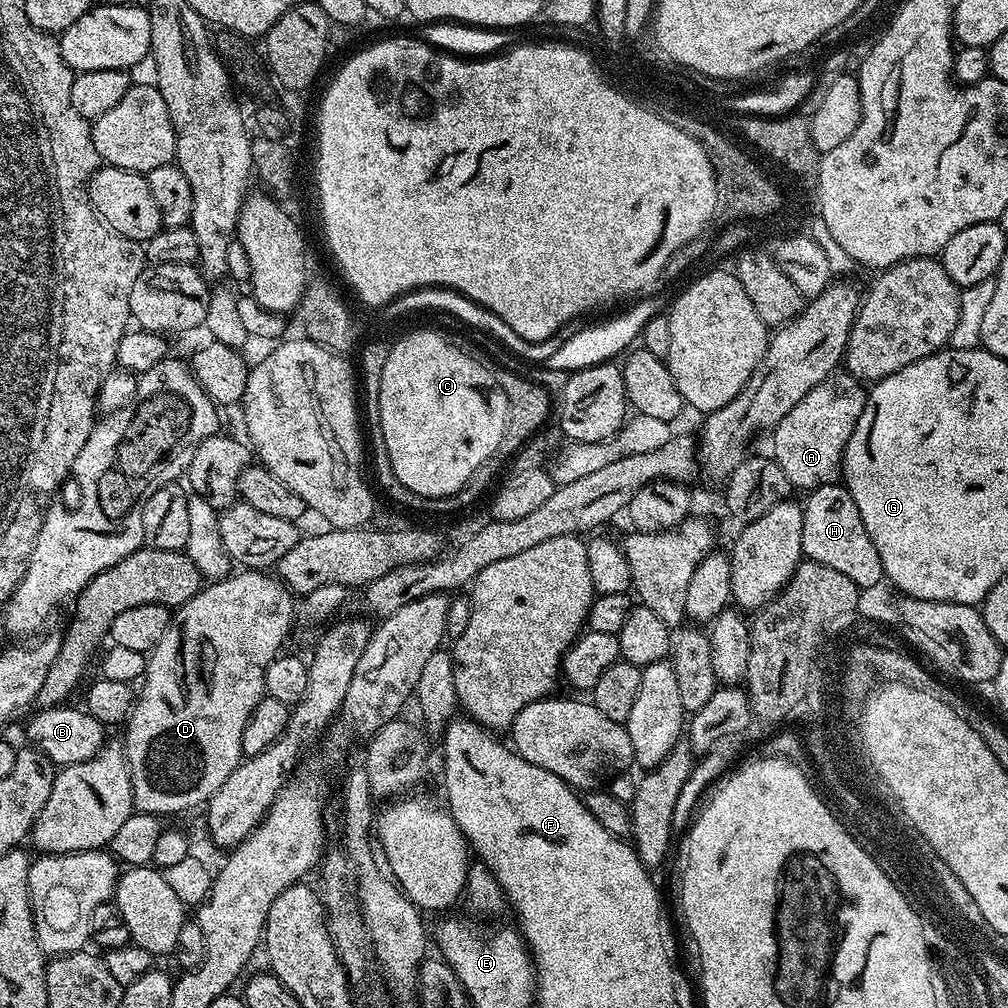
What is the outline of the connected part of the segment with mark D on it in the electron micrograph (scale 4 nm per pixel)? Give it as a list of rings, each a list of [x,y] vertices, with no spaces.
[[[240,570],[225,576],[222,580],[205,583],[200,592],[194,594],[194,598],[190,598],[175,609],[172,624],[166,630],[166,634],[162,634],[160,641],[152,647],[151,652],[147,653],[142,683],[139,685],[141,688],[138,688],[138,695],[135,697],[126,727],[123,729],[125,732],[122,747],[124,756],[128,759],[132,802],[139,811],[146,812],[149,816],[165,818],[164,816],[170,815],[171,812],[184,812],[187,808],[198,807],[199,804],[200,807],[207,805],[208,799],[220,789],[222,782],[226,782],[226,778],[234,774],[241,760],[245,759],[242,750],[242,734],[246,730],[246,722],[250,722],[258,702],[266,695],[264,690],[266,666],[270,666],[270,662],[281,655],[283,648],[280,647],[283,646],[284,638],[292,628],[292,619],[295,616],[298,616],[298,604],[293,593],[288,591],[283,580],[264,570]]]

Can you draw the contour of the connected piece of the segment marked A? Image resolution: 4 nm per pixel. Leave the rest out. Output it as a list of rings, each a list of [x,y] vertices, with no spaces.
[[[847,374],[827,376],[771,433],[775,462],[782,466],[789,485],[793,489],[811,490],[822,484],[835,484],[841,479],[846,442],[858,426],[858,418],[864,409],[866,388],[859,380]]]

